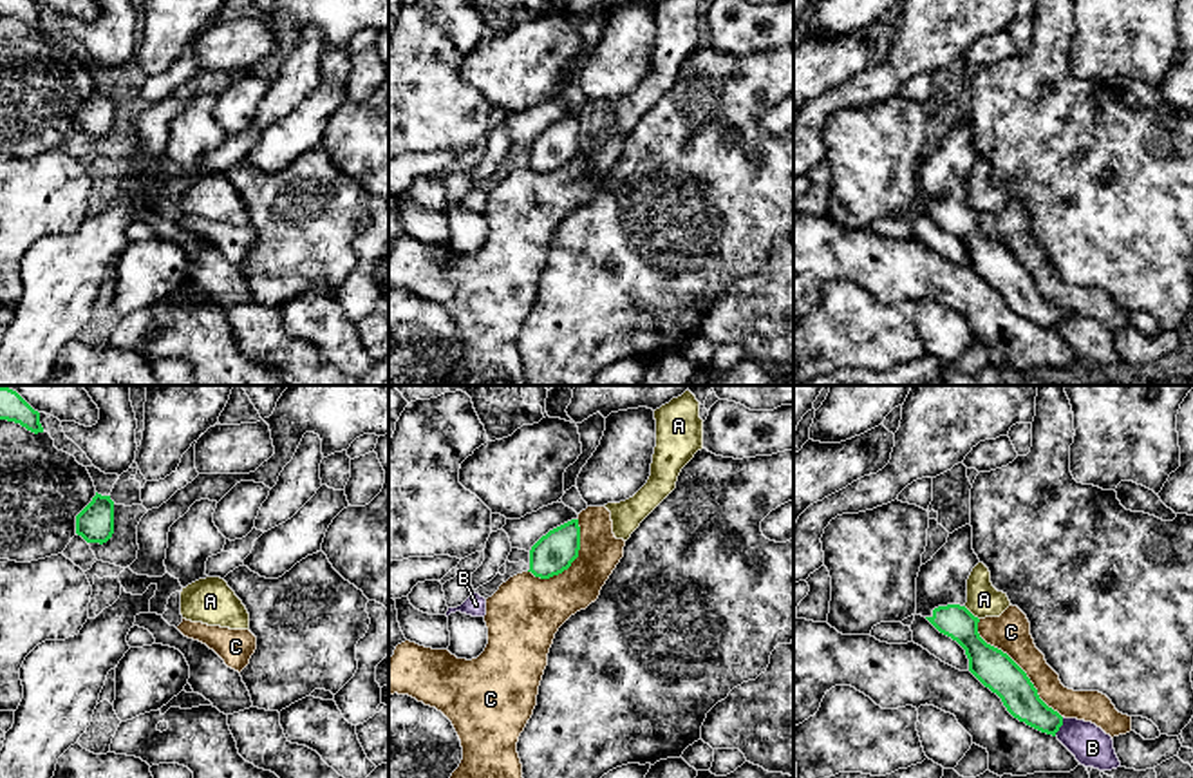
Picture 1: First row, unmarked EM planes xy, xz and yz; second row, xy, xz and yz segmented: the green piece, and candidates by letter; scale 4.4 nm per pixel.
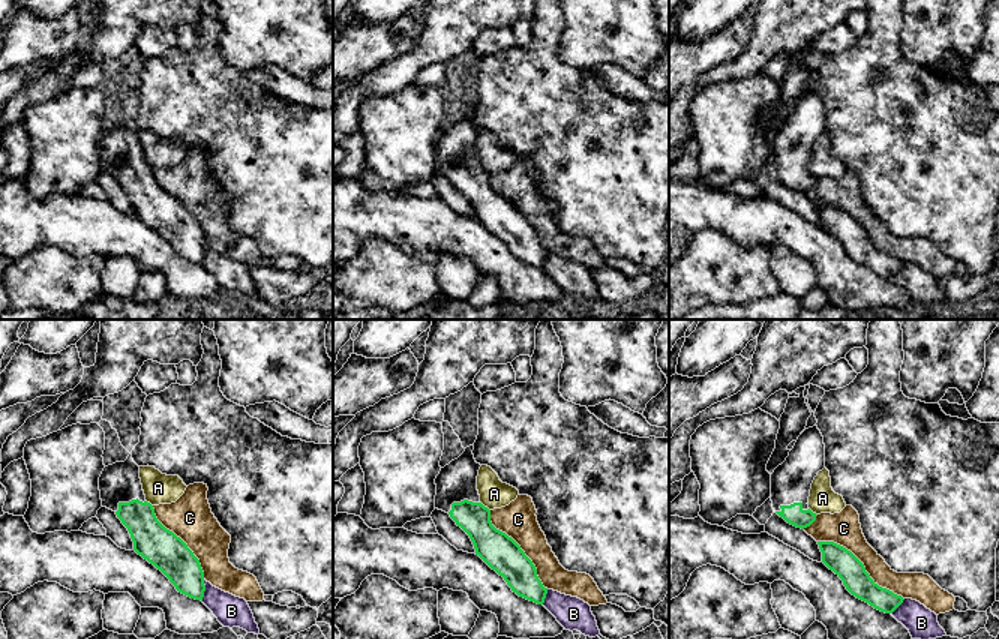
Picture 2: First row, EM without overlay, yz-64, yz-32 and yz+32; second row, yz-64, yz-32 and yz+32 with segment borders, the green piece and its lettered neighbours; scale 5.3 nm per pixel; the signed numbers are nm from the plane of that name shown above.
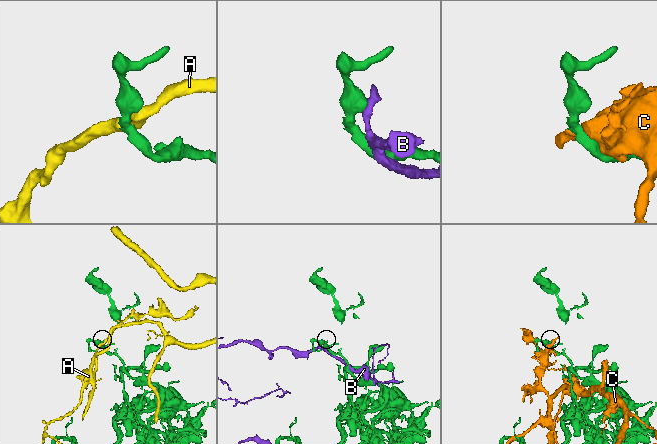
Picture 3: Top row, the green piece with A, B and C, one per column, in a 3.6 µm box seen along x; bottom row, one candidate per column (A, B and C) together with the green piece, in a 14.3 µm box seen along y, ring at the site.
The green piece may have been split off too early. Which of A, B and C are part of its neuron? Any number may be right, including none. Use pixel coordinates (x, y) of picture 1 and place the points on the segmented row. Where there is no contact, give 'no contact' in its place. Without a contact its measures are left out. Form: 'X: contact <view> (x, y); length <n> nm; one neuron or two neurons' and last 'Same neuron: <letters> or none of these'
A: contact yz (969, 612); length 90 nm; two neurons
B: contact yz (1060, 726); length 100 nm; two neurons
C: contact yz (1018, 666); length 600 nm; two neurons
Same neuron: none of these

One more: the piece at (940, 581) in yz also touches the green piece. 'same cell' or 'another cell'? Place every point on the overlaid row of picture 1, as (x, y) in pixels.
same cell

